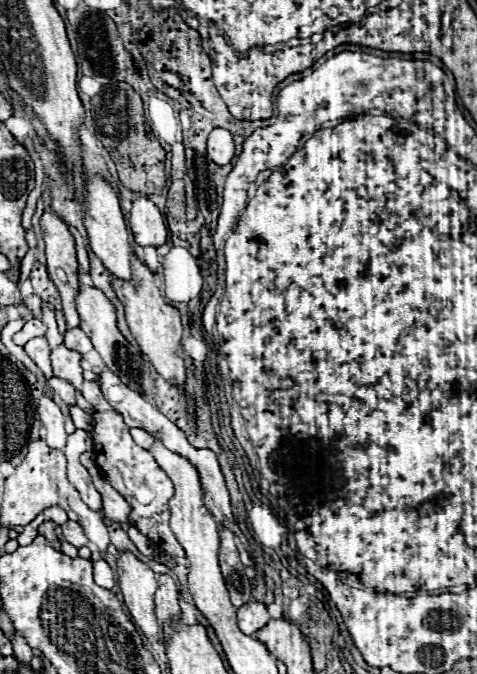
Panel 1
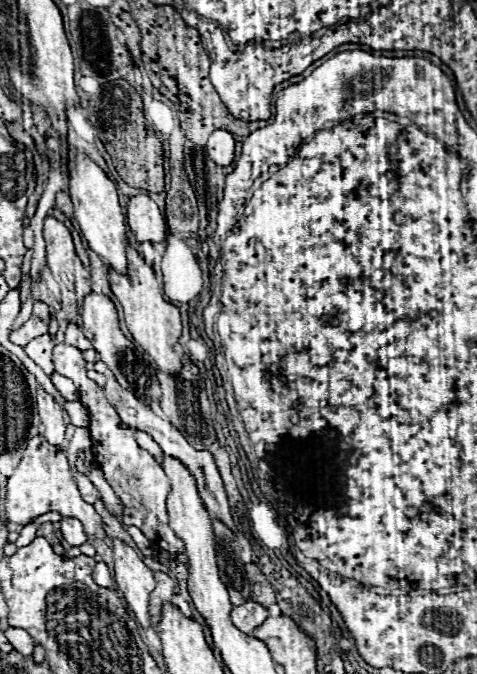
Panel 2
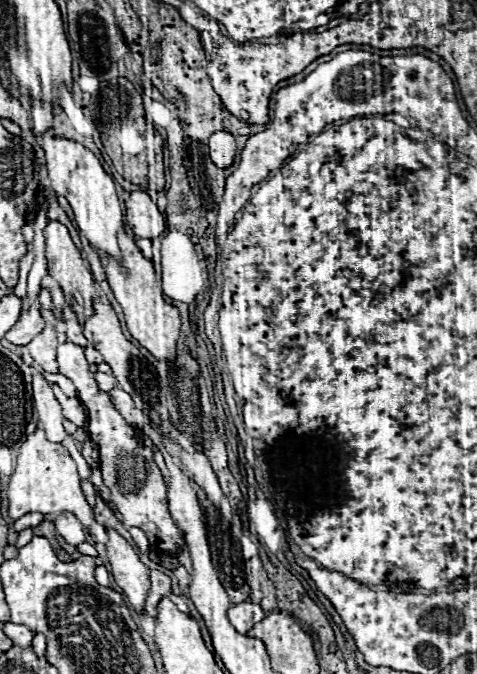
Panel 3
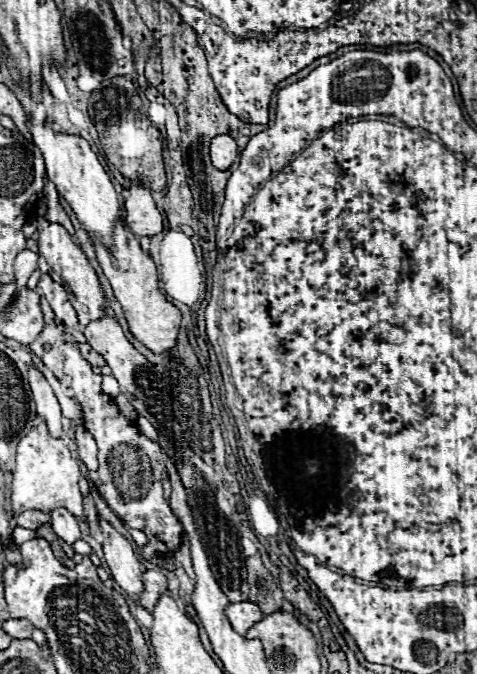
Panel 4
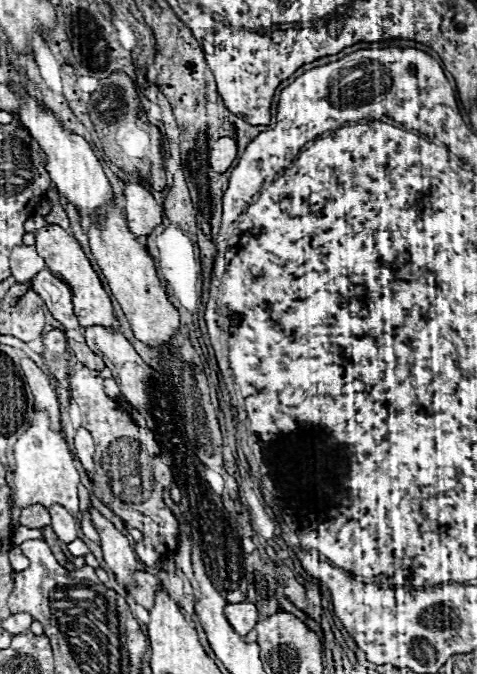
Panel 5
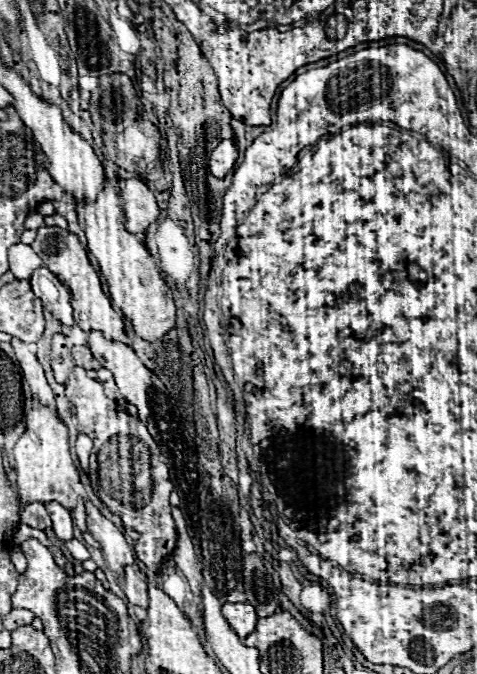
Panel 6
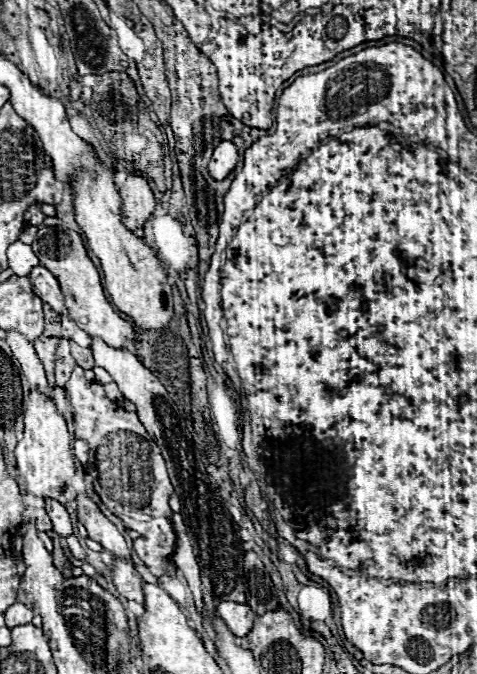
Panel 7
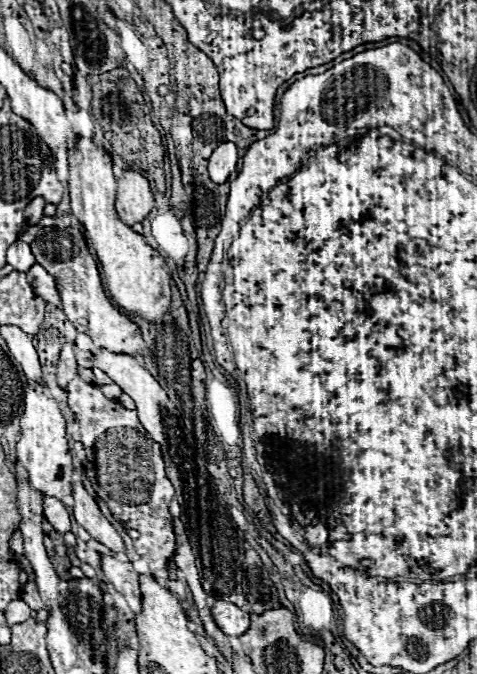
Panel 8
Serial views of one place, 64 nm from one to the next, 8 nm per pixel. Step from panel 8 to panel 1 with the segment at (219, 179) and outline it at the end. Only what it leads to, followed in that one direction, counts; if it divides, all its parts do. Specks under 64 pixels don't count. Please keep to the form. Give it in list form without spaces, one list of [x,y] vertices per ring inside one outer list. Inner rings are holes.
[[[214,128],[208,136],[208,156],[224,166],[234,158],[234,140],[232,134],[224,128]]]

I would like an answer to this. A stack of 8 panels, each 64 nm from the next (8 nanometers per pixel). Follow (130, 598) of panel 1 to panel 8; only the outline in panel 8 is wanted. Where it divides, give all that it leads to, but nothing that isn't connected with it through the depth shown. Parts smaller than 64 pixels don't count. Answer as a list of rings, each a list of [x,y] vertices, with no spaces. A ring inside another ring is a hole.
[[[76,484],[72,490],[74,496],[74,518],[76,522],[96,540],[100,540],[106,548],[114,552],[124,552],[124,542],[114,526],[104,518],[96,500],[84,490],[82,484]]]

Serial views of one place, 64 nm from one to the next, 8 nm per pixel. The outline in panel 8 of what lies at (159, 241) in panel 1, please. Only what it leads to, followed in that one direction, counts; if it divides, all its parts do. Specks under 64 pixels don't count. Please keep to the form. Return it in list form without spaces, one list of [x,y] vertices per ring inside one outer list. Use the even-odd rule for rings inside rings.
[[[124,170],[122,178],[118,180],[118,192],[116,192],[118,216],[128,226],[134,226],[136,222],[142,222],[152,208],[154,208],[154,196],[150,192],[148,180],[134,170]]]

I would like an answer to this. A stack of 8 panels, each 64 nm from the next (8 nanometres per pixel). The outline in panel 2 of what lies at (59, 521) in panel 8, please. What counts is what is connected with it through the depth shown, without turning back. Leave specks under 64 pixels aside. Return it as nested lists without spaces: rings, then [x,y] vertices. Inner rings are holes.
[[[62,518],[60,532],[70,546],[82,546],[86,542],[86,534],[82,530],[82,524],[76,518]]]

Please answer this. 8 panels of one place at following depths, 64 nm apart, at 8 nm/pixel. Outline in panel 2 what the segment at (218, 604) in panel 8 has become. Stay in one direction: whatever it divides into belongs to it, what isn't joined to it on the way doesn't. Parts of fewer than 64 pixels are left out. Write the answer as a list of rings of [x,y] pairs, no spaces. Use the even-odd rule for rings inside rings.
[[[244,602],[244,604],[232,608],[230,618],[240,632],[250,634],[254,628],[258,628],[268,618],[268,610],[256,602]]]

